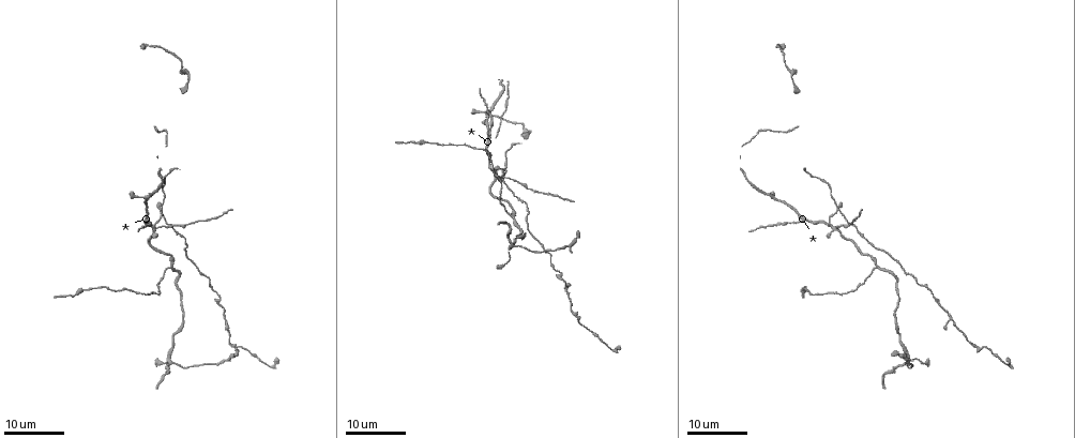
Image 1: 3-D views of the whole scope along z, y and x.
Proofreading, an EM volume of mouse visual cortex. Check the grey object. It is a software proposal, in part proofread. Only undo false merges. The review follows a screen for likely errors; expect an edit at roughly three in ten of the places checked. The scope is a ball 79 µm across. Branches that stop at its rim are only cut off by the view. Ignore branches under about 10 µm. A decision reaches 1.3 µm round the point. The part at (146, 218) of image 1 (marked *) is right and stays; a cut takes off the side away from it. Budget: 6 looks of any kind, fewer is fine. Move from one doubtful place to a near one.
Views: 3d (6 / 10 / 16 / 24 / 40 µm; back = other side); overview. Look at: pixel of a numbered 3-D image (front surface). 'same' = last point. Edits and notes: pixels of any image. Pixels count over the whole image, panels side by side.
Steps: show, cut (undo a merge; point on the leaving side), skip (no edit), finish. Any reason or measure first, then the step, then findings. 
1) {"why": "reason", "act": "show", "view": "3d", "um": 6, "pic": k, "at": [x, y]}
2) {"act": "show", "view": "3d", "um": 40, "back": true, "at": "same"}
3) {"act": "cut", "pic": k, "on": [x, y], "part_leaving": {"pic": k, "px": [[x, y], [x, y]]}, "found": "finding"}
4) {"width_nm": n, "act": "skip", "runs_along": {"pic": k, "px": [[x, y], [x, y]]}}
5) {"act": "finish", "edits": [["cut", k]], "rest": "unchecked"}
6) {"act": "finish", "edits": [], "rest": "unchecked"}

{"why": "three-way junction", "act": "show", "view": "3d", "um": 24, "pic": 1, "at": [878, 269]}

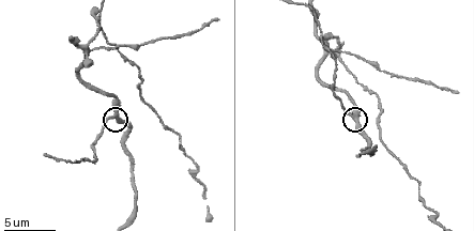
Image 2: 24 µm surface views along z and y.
{"why": "zoom in", "act": "show", "view": "3d", "um": 6, "pic": 2, "at": [111, 118]}

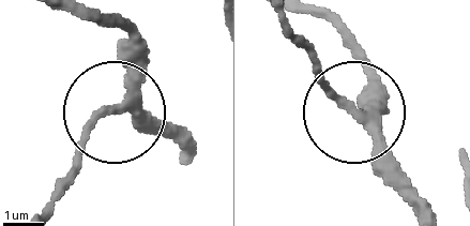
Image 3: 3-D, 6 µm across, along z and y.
{"arms": 3, "act": "skip", "runs_along": {"pic": 3, "px": [[91, 13], [121, 27], [132, 68], [63, 177]]}, "found": "continuous, no second neuron"}

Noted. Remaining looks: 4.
{"why": "four arms meet", "act": "show", "view": "3d", "um": 10, "pic": 2, "at": [98, 20]}

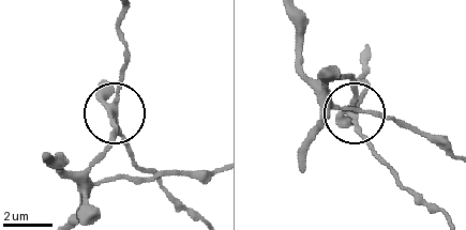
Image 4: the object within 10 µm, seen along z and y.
{"width_nm": 250, "act": "cut", "pic": 4, "on": [357, 133], "part_leaving": {"pic": 4, "px": [[113, 107], [131, 154], [192, 210]]}, "found": "a second neuron is stuck on"}

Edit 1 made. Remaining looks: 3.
{"act": "finish", "edits": [["cut", 4]], "rest": "unchecked"}

